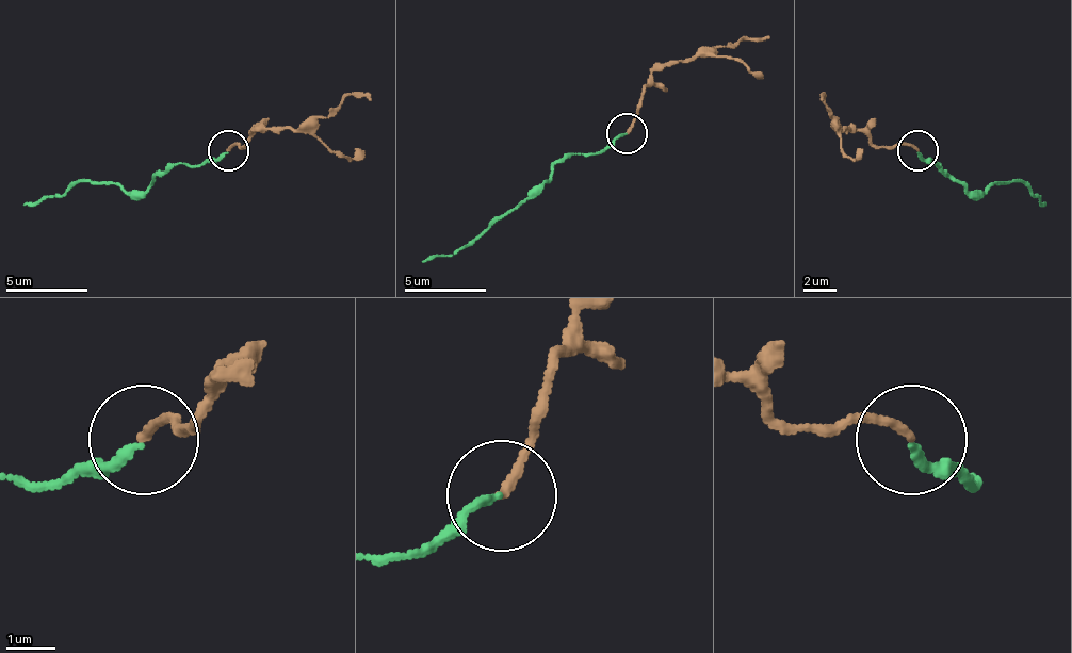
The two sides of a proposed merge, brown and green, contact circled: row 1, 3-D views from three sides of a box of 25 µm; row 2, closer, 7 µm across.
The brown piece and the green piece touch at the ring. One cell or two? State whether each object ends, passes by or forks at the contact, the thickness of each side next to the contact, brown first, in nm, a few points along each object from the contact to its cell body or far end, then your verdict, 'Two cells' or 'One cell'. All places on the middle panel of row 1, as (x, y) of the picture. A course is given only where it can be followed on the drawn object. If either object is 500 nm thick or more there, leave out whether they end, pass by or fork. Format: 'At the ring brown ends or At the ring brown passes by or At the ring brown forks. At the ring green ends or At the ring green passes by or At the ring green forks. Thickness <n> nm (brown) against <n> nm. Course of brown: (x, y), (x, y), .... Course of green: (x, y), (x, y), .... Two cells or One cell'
At the ring brown ends. At the ring green ends. Thickness 180 nm (brown) against 180 nm. Course of brown: (628, 132), (639, 92), (656, 71), (713, 55), (746, 39), (770, 35). Course of green: (628, 132), (596, 152), (567, 152), (542, 185), (465, 246), (420, 262). One cell

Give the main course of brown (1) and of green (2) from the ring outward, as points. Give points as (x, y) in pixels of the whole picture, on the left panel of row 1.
1: (229, 151), (233, 144), (241, 148), (258, 131), (314, 127), (347, 95), (372, 99)
2: (229, 151), (197, 164), (168, 164), (144, 193), (79, 180), (66, 193), (21, 205)

